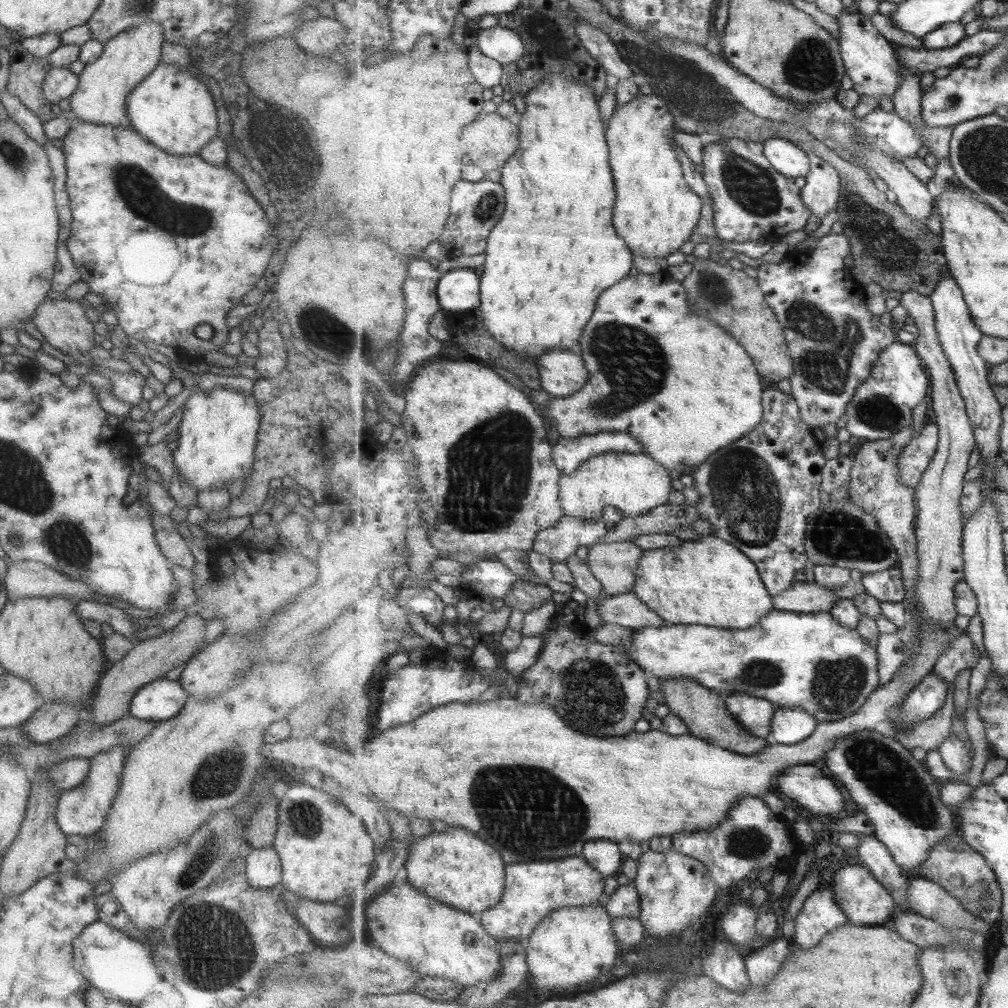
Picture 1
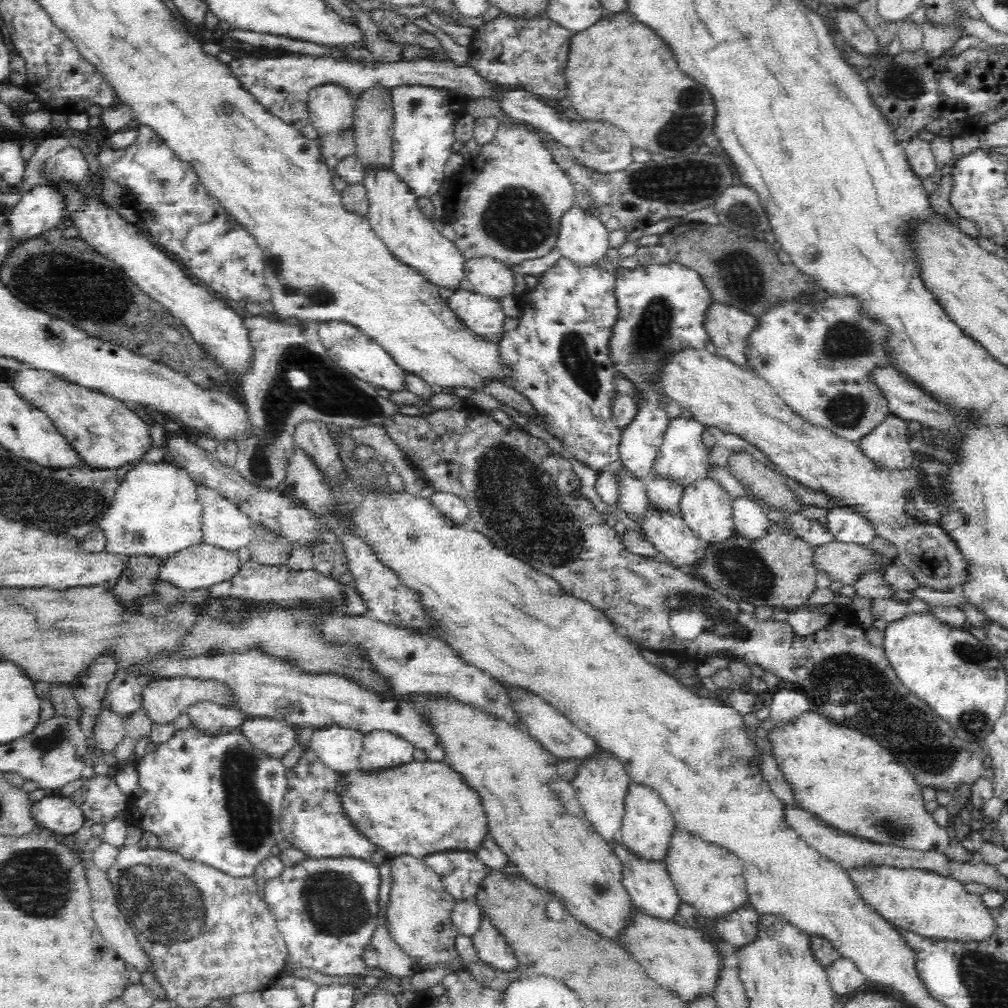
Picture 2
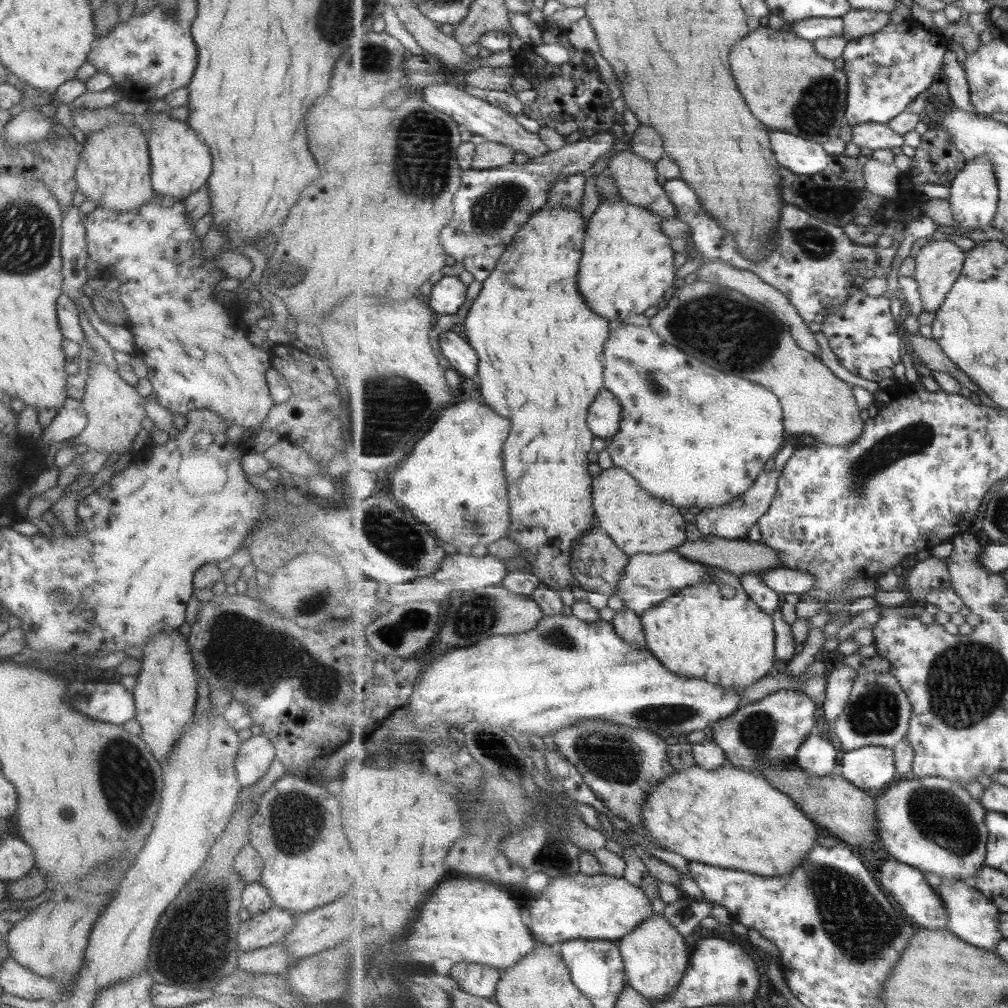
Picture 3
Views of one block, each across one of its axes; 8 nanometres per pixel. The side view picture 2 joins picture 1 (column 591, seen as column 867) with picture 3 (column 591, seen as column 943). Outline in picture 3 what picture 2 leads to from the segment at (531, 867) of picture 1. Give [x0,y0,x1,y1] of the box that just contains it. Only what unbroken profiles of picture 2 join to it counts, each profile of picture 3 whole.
[527,872,655,947]

